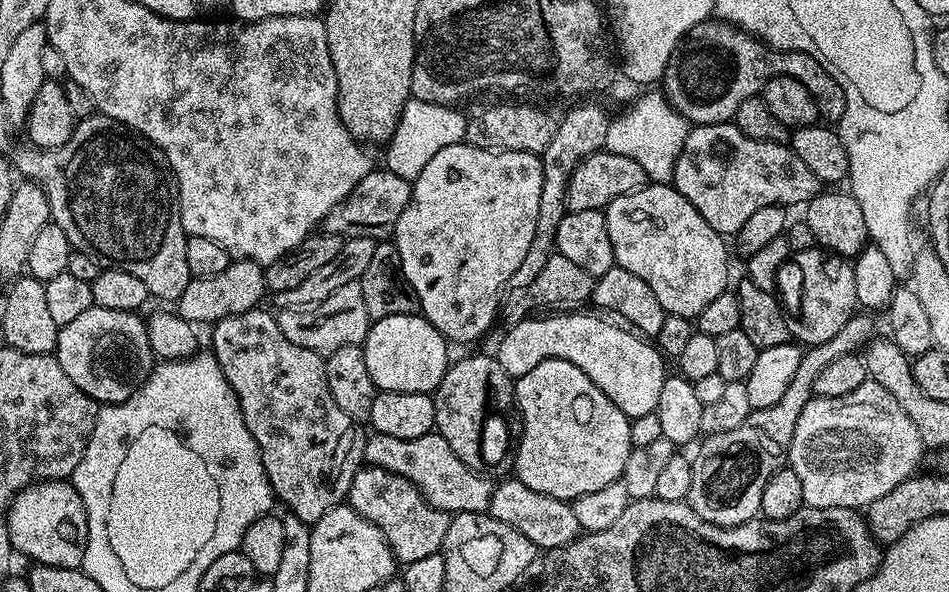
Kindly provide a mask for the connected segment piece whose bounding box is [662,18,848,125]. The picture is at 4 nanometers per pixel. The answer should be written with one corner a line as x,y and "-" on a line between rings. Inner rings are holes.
719,18
703,20
701,24
690,29
687,36
680,41
676,53
670,58
664,71
662,91
668,97
669,102
693,125
726,123
735,121
738,106
742,106
746,98
763,93
766,82
771,76
798,78
798,82
802,82
806,90
814,94
820,107
821,117
825,121
838,122
842,118
848,105
846,94
818,58
805,52
781,52
779,48
769,48
757,36
752,36
743,28

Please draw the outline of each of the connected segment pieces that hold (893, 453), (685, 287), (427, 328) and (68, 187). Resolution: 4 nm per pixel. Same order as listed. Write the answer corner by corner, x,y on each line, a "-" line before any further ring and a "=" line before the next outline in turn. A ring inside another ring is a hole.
867,379
862,386
858,386
858,390
850,390
850,394
842,394
838,398
830,398
829,396
813,395
810,402
806,402
806,406
802,409
802,414
798,414
798,422
794,425
794,438
790,442
790,450
788,451
787,463
790,465
798,479
802,482
802,498
804,504
810,508
855,508
857,510
867,509
870,505
882,495
890,492
899,483
906,482
907,479
915,477
920,464
920,459
926,455
926,449
922,438
918,434
914,422
910,422
910,418
906,418
906,410
902,410
902,406
898,406
898,402
894,402
894,398
890,398
890,394
886,390
882,390
882,386
878,386
878,382
=
649,182
636,192
614,198
614,202
610,202
603,213
617,265
630,270
630,274
638,274
638,278
642,278
642,282
654,290
667,315
695,318
729,287
725,237
712,229
706,218
702,218
702,214
698,214
698,210
694,210
694,206
690,206
690,202
686,202
686,198
682,198
682,194
672,184
=
394,314
390,318
372,320
362,347
366,358
366,370
370,370
370,378
374,378
376,387
381,392
435,393
450,363
449,341
444,339
444,335
423,314
=
91,115
77,123
66,146
44,151
33,151
31,147
24,146
14,156
15,171
29,181
38,182
44,189
52,211
51,223
62,226
75,251
97,258
109,256
115,267
134,274
146,285
149,297
176,302
193,277
190,266
186,266
189,235
180,221
176,179
172,177
166,154
143,139
133,138
132,129
119,124
114,118

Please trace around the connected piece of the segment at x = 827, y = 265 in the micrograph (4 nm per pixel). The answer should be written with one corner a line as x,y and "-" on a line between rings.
811,248
805,252
795,253
794,260
800,267
800,337
804,346
830,342
842,326
857,311
854,290
854,270
852,264
843,256
834,252

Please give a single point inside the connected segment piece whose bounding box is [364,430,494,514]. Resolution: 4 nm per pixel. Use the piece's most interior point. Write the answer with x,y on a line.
449,485

